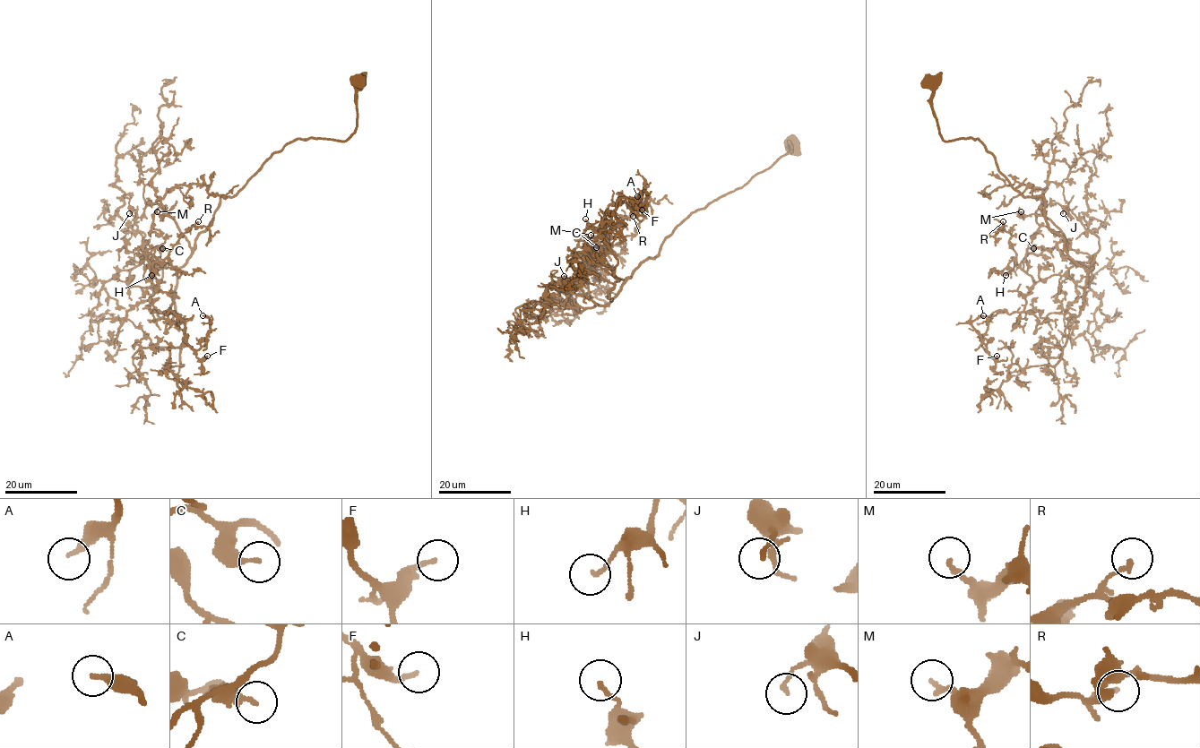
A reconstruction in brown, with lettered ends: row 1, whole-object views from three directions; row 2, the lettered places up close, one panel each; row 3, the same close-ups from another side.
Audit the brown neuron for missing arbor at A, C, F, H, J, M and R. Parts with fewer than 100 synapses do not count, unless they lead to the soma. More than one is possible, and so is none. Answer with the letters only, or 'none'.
none

